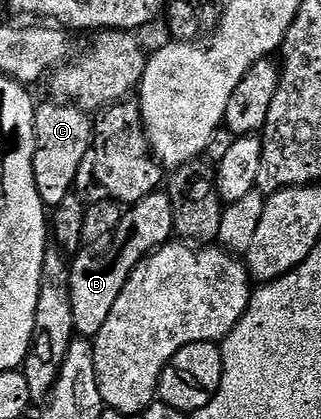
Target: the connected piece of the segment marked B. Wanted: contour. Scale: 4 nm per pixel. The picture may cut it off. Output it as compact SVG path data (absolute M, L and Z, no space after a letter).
M158 192L147 196L142 202L132 203L122 213L119 220L119 228L114 232L111 241L108 243L109 251L100 258L92 254L92 249L82 248L77 251L71 262L69 279L71 280L71 304L73 305L73 325L78 335L92 340L99 332L103 332L103 324L107 324L107 316L111 316L111 308L115 308L115 300L123 292L123 288L129 283L131 272L140 264L142 258L152 254L159 247L166 245L174 237L173 232L173 209L168 193Z

